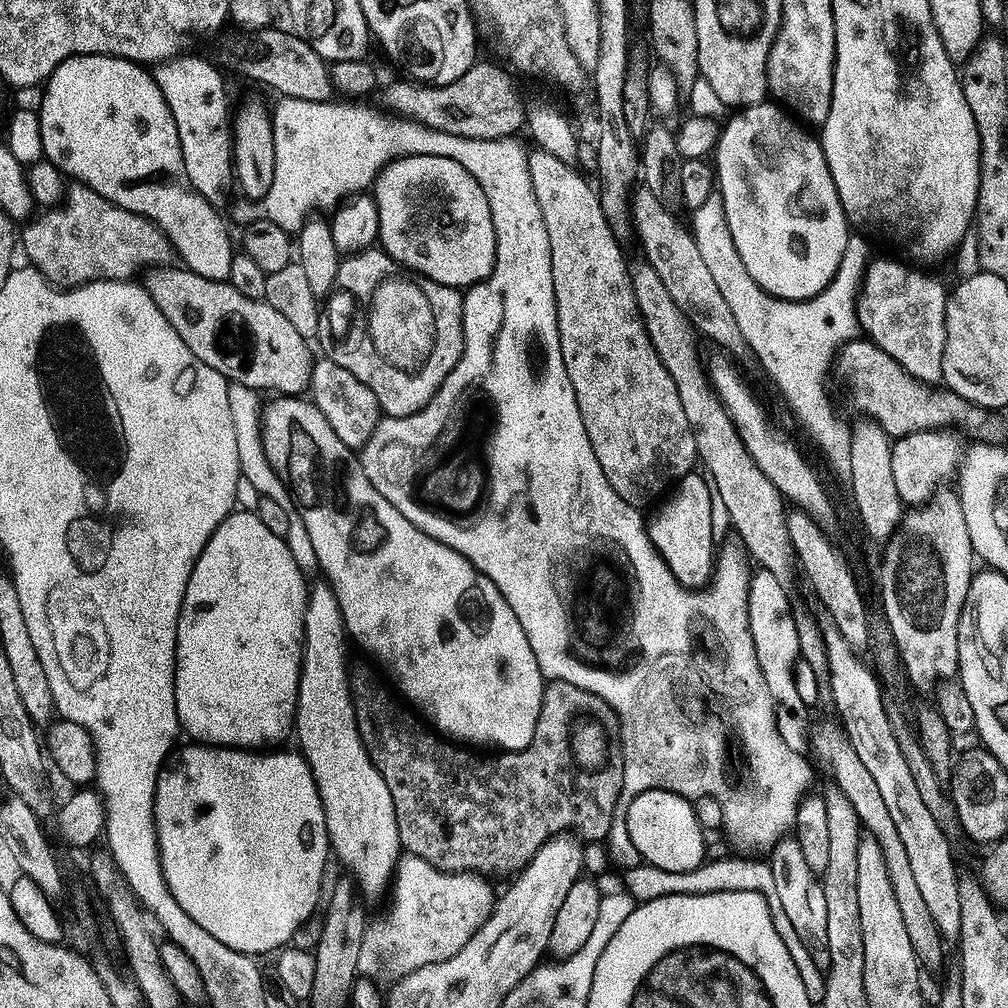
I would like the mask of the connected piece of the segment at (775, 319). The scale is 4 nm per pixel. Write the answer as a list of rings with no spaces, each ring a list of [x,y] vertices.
[[[718,194],[708,196],[691,215],[690,231],[698,246],[698,254],[702,254],[702,262],[706,262],[714,278],[714,286],[718,286],[718,294],[722,294],[726,306],[730,306],[730,314],[734,314],[734,322],[738,322],[738,330],[742,330],[746,342],[750,342],[750,350],[758,354],[758,362],[762,362],[764,367],[764,376],[772,379],[773,386],[780,391],[781,398],[796,415],[805,434],[824,455],[825,462],[842,478],[848,478],[851,474],[850,428],[836,417],[828,401],[828,392],[824,389],[824,376],[826,380],[830,365],[841,346],[858,336],[856,294],[864,279],[864,270],[870,263],[867,242],[856,236],[860,234],[849,235],[834,278],[817,296],[809,300],[779,300],[777,296],[764,292],[750,278],[750,274],[746,274],[746,268],[742,266],[730,238],[724,207]]]

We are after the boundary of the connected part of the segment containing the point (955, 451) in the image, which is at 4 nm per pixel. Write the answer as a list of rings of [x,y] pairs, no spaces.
[[[949,429],[937,431],[920,431],[914,434],[899,436],[891,445],[891,470],[899,498],[904,504],[919,506],[932,499],[933,493],[939,491],[951,477],[955,477],[962,459],[962,447],[958,440],[959,435]]]

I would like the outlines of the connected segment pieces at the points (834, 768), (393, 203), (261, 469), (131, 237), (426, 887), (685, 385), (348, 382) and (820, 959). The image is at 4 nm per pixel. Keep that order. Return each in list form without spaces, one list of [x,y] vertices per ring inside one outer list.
[[[832,724],[811,725],[811,755],[816,755],[828,767],[828,772],[832,775],[831,783],[840,788],[842,794],[846,794],[846,798],[850,798],[850,806],[854,806],[863,829],[878,842],[886,862],[886,870],[890,873],[890,882],[894,886],[894,896],[898,898],[898,910],[902,910],[902,922],[906,922],[906,934],[910,934],[910,946],[914,946],[917,960],[925,969],[936,968],[941,963],[940,968],[945,963],[946,941],[941,936],[934,918],[930,918],[930,909],[922,899],[918,882],[914,882],[914,873],[910,870],[910,854],[906,854],[906,846],[902,846],[902,837],[898,835],[898,829],[890,819],[890,810],[886,807],[886,801],[882,799],[882,793],[878,791],[870,770],[866,770],[858,754],[854,754],[854,746],[850,746],[850,738],[844,733],[843,728]]]
[[[397,156],[374,181],[379,247],[385,257],[457,290],[467,290],[492,272],[496,235],[482,186],[454,158]]]
[[[229,383],[228,393],[230,394],[230,418],[234,418],[234,439],[238,442],[238,462],[240,463],[241,477],[263,499],[271,502],[278,510],[283,510],[286,514],[286,523],[289,528],[286,529],[286,537],[298,538],[304,536],[304,527],[302,526],[302,518],[298,514],[298,510],[292,501],[292,495],[288,492],[288,488],[278,478],[278,474],[274,474],[274,470],[270,466],[270,462],[266,462],[266,454],[262,446],[262,438],[260,437],[260,418],[262,415],[262,400],[259,400],[257,389],[247,388],[241,384]]]
[[[69,183],[60,203],[55,208],[41,211],[39,214],[33,215],[19,229],[18,244],[22,252],[28,255],[27,263],[38,269],[44,275],[44,279],[58,288],[77,288],[79,284],[89,284],[95,280],[131,281],[135,272],[140,274],[149,268],[173,263],[172,243],[158,225],[147,220],[145,216],[134,214],[102,198],[102,194],[90,190],[85,184]]]
[[[403,855],[393,875],[394,905],[385,920],[371,919],[364,928],[357,973],[390,986],[422,966],[453,957],[488,920],[496,892],[487,882],[481,873],[443,872],[425,859]]]
[[[647,262],[639,263],[633,267],[631,265],[630,268],[634,302],[646,334],[658,358],[662,360],[662,366],[666,366],[670,378],[674,378],[678,399],[682,402],[682,411],[686,413],[686,422],[690,422],[690,430],[694,430],[694,446],[699,463],[702,468],[704,464],[703,471],[719,503],[720,500],[724,503],[728,520],[736,527],[744,552],[755,563],[757,560],[760,568],[770,570],[770,574],[774,574],[778,582],[785,586],[791,585],[794,553],[788,533],[786,501],[747,453],[735,426],[731,424],[726,410],[709,384],[705,365],[702,358],[700,362],[700,356],[696,353],[697,337],[692,323],[685,318],[682,310],[678,310],[678,306],[674,306],[674,298],[670,298],[666,286],[662,286],[662,278],[654,274]]]
[[[330,358],[317,359],[313,363],[310,399],[318,406],[318,410],[322,410],[322,414],[326,414],[326,422],[330,422],[334,434],[338,434],[345,446],[353,450],[363,447],[374,434],[376,424],[382,417],[374,394],[370,394],[370,390],[362,386],[362,382],[354,378],[354,374],[350,374],[350,370],[338,366],[338,362]]]
[[[788,834],[777,840],[770,851],[770,865],[774,874],[775,889],[778,892],[778,909],[794,925],[794,931],[802,946],[810,952],[819,966],[827,965],[826,950],[826,894],[821,877],[806,862],[802,846],[798,846],[795,835]]]

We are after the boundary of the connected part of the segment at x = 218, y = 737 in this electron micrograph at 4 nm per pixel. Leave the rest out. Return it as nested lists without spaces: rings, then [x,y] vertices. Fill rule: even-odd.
[[[233,510],[232,513],[221,522],[214,530],[214,534],[210,534],[210,538],[206,542],[206,546],[202,550],[202,554],[198,554],[198,558],[194,562],[194,570],[190,574],[190,578],[186,582],[186,594],[182,598],[182,610],[178,618],[178,634],[176,635],[176,677],[174,678],[174,702],[176,703],[176,713],[180,719],[180,726],[183,735],[188,735],[193,741],[209,746],[227,746],[230,748],[247,748],[249,750],[264,750],[269,746],[276,746],[279,740],[289,739],[290,733],[294,728],[296,718],[296,699],[298,698],[298,682],[300,681],[300,654],[304,643],[304,611],[306,610],[306,602],[308,601],[309,581],[304,581],[304,572],[300,569],[300,564],[296,561],[294,553],[288,549],[289,541],[285,537],[273,534],[266,525],[263,524],[262,518],[256,516],[255,511],[240,512],[241,510]]]

